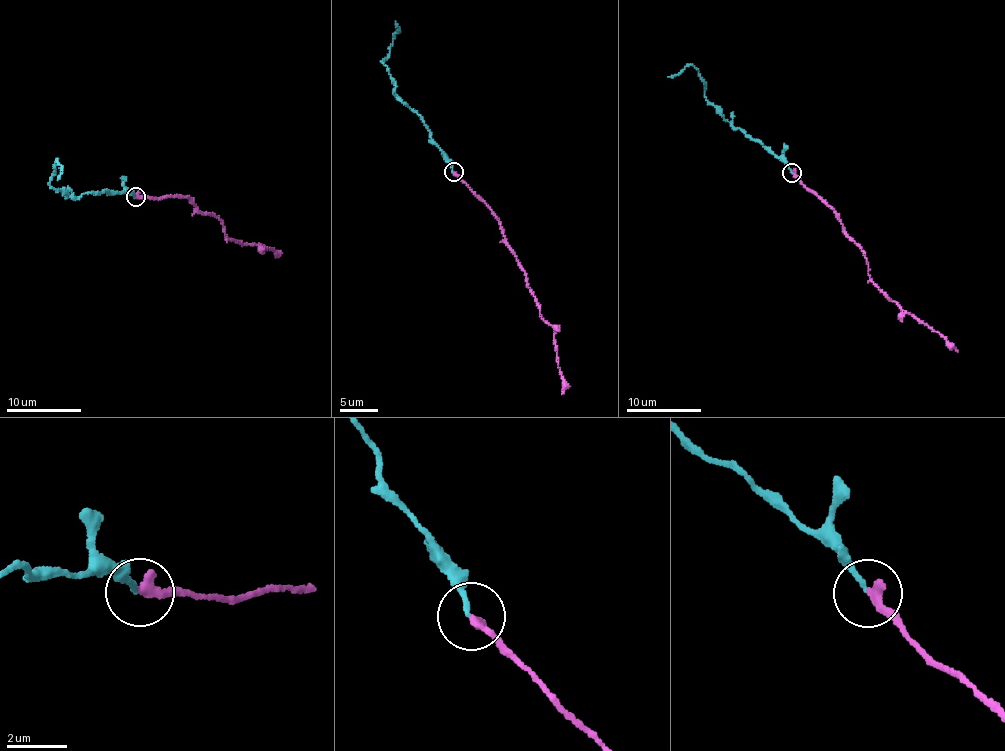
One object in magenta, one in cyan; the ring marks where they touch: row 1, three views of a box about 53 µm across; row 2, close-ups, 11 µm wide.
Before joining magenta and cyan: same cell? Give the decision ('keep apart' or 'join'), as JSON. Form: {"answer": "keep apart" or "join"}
{"answer": "keep apart"}

